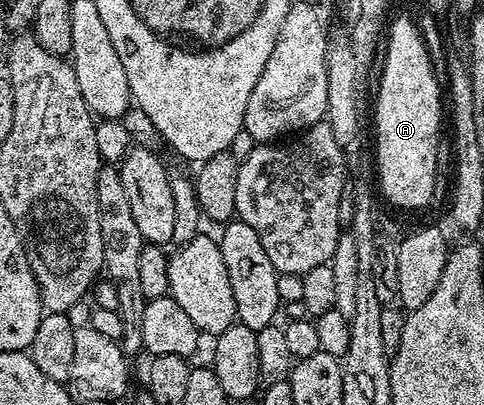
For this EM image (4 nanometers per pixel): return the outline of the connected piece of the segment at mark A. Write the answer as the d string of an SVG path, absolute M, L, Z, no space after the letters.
M392 19L389 31L385 36L385 50L387 46L387 57L383 60L383 77L379 80L379 97L375 100L375 164L379 167L378 191L383 191L383 196L391 204L399 208L423 208L427 203L435 200L435 171L437 170L437 158L441 154L439 148L439 96L441 100L441 80L431 63L431 55L427 53L427 44L423 40L423 34L418 23L411 20Z

